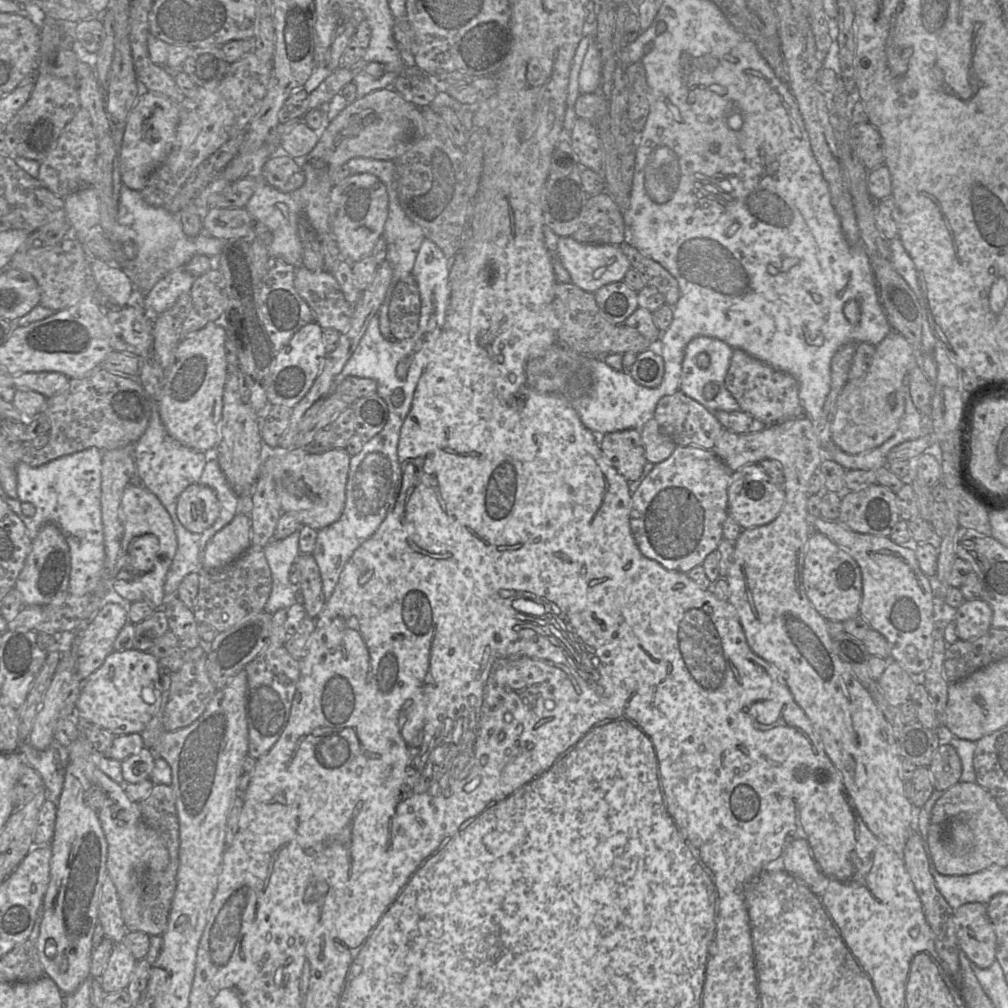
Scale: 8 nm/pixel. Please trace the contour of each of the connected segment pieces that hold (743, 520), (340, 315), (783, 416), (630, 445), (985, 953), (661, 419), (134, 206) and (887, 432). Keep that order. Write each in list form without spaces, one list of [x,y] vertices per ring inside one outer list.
[[[748,464],[732,472],[728,486],[728,513],[743,529],[763,526],[774,521],[785,502],[782,486],[775,483],[758,464]]]
[[[304,266],[295,270],[294,287],[309,305],[314,319],[322,329],[345,332],[351,322],[355,305],[350,304],[332,273],[310,271]]]
[[[733,349],[724,386],[738,402],[740,411],[766,425],[780,423],[803,415],[799,385],[796,379],[750,356],[741,349]]]
[[[640,429],[599,435],[599,447],[606,461],[628,482],[640,479],[648,462]]]
[[[970,902],[954,911],[954,923],[958,944],[970,960],[979,968],[988,968],[996,961],[996,935],[988,918],[986,905]]]
[[[677,391],[674,394],[664,396],[658,402],[654,418],[677,446],[699,446],[713,450],[716,441],[724,428],[714,414],[702,404]]]
[[[124,185],[120,191],[114,238],[118,243],[132,241],[137,246],[137,256],[127,262],[126,271],[135,286],[136,295],[142,296],[142,305],[153,322],[182,294],[189,293],[191,290],[197,278],[185,269],[185,265],[191,258],[195,255],[205,255],[215,262],[226,242],[209,236],[203,230],[196,237],[187,236],[180,222],[167,207],[148,205],[143,200],[140,191],[132,190]]]
[[[891,330],[875,346],[866,373],[859,379],[847,381],[839,393],[830,425],[831,441],[846,453],[858,454],[871,450],[889,439],[897,429],[905,409],[903,377],[914,366],[914,348],[901,334]]]

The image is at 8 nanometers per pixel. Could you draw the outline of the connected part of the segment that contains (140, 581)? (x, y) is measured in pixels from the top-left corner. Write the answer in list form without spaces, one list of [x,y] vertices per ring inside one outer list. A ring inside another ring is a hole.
[[[137,480],[124,490],[120,513],[123,535],[120,555],[111,573],[111,589],[131,602],[143,601],[155,610],[162,608],[166,603],[165,577],[177,550],[170,514],[158,497]]]

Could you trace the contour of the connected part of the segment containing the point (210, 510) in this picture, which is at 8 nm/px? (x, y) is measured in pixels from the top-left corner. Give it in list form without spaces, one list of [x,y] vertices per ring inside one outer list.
[[[204,484],[188,486],[178,497],[176,514],[190,532],[201,534],[217,520],[220,503],[215,491]]]

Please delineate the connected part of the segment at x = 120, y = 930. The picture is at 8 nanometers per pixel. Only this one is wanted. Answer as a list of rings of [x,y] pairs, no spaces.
[[[109,877],[105,879],[101,890],[98,924],[102,927],[105,937],[114,944],[121,943],[128,933],[116,887]]]

